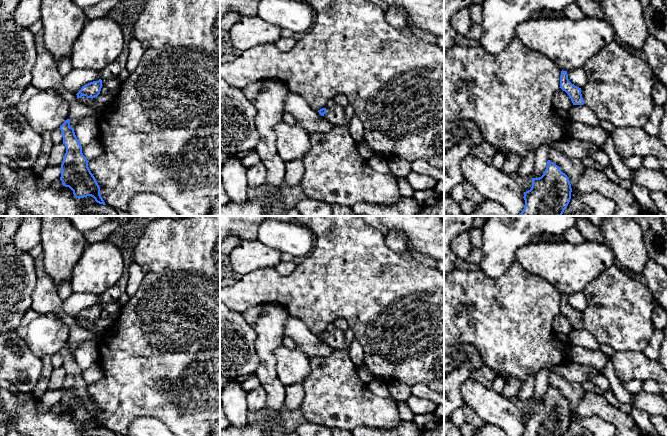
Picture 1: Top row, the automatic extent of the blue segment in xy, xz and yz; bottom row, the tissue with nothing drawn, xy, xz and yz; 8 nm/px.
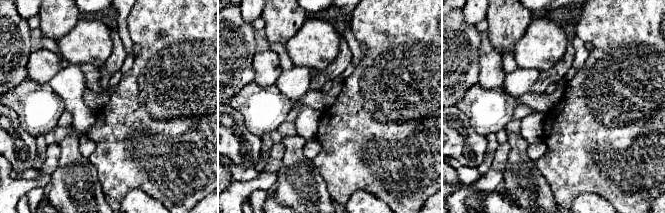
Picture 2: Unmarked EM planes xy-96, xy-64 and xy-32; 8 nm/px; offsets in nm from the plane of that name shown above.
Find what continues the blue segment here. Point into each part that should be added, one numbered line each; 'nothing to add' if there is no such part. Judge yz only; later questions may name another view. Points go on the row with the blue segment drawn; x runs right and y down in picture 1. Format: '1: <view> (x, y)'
nothing to add

